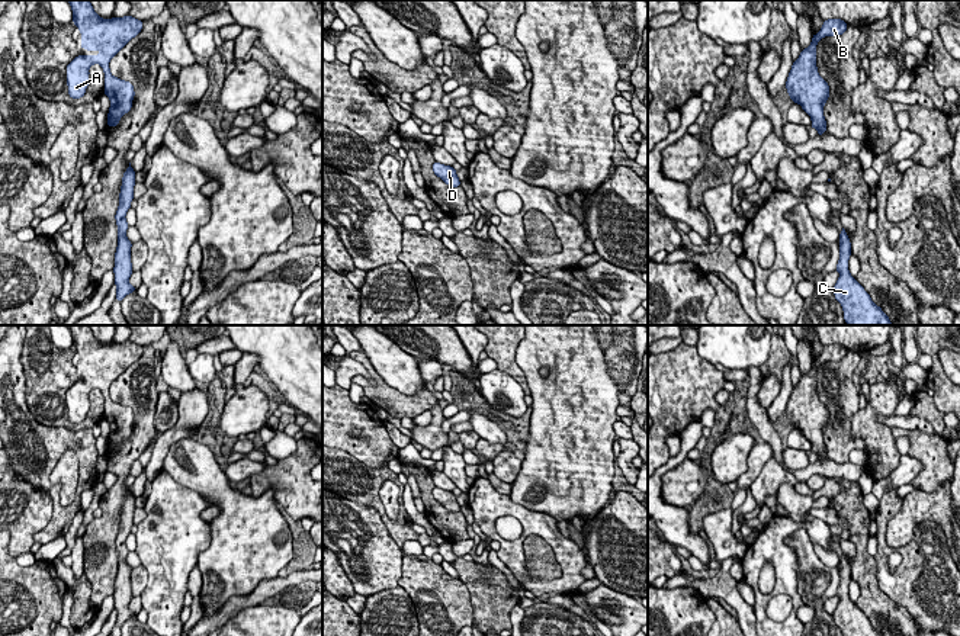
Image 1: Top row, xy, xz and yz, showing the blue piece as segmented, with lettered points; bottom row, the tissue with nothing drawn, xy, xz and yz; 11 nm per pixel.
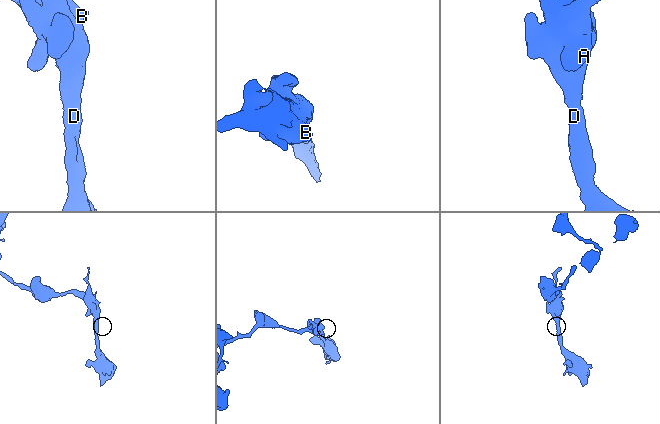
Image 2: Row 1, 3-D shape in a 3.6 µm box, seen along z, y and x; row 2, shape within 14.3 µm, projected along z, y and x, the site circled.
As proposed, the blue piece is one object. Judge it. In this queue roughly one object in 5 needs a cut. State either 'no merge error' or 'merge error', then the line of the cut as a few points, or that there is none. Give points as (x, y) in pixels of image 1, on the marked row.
no merge error; no cut

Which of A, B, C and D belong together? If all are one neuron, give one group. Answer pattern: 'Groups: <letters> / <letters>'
Groups: A B C D

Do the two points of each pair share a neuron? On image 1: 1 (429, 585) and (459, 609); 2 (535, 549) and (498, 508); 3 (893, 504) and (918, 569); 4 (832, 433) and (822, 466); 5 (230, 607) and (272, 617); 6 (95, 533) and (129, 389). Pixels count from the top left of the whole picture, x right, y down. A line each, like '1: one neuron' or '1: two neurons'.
1: one neuron
2: two neurons
3: one neuron
4: two neurons
5: two neurons
6: one neuron

